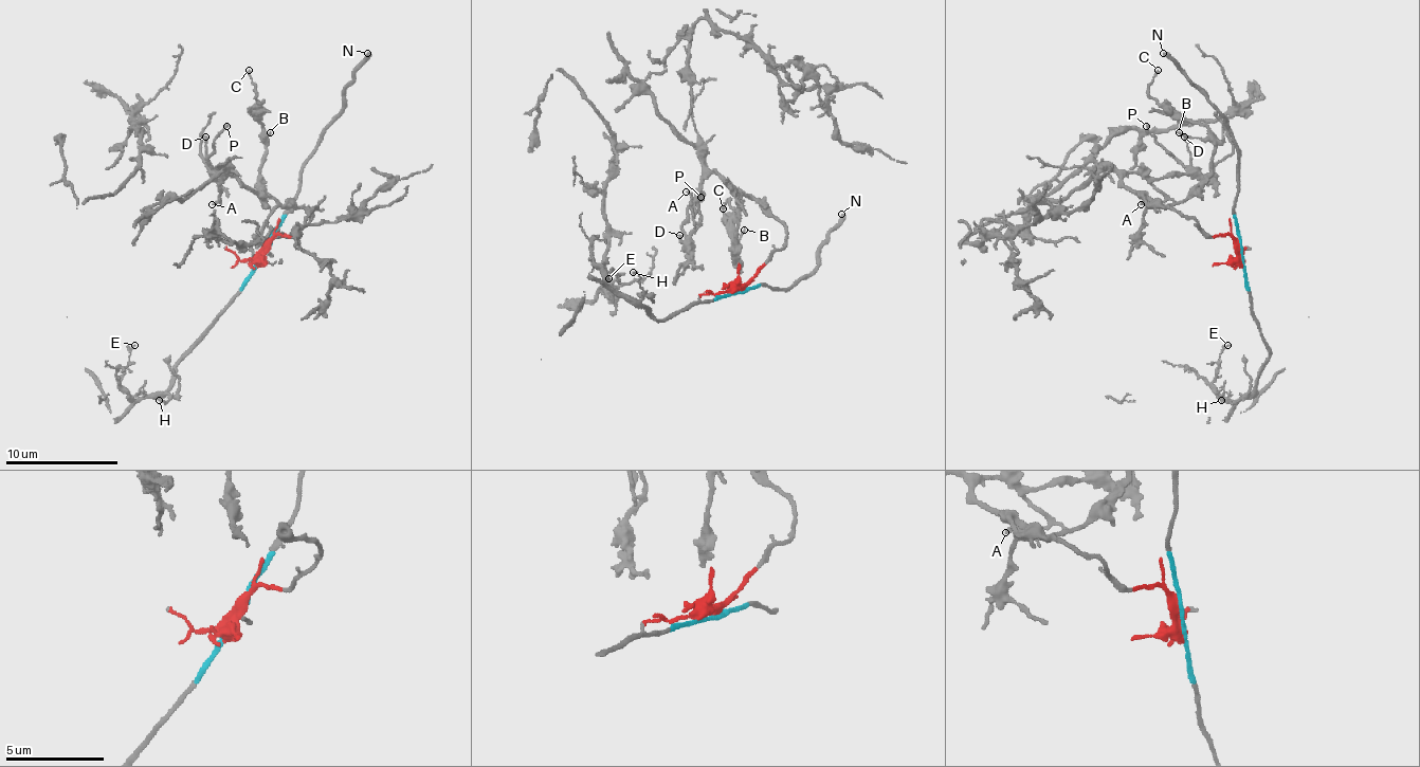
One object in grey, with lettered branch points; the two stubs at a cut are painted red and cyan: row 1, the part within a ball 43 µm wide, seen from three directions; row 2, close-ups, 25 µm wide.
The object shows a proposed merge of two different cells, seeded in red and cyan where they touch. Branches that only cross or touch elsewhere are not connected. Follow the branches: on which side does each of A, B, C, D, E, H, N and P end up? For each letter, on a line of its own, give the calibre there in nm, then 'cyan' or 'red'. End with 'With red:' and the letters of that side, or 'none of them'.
A: 140 nm | red
B: 140 nm | red
C: 140 nm | red
D: 170 nm | red
E: 140 nm | cyan
H: 140 nm | cyan
N: 300 nm | cyan
P: 180 nm | red
With red: A, B, C, D, P

